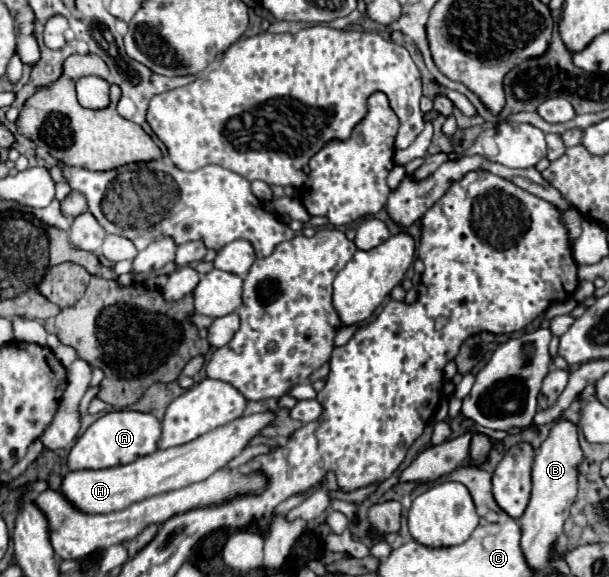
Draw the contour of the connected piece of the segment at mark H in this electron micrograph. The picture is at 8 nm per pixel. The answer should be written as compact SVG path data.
M274 412L240 416L228 424L196 438L190 444L168 448L168 450L158 450L154 454L148 454L148 456L134 460L132 464L104 468L104 470L70 472L62 480L60 492L72 504L76 504L76 508L80 508L82 512L114 512L114 510L126 508L128 504L134 504L136 500L144 500L148 496L156 496L162 492L184 488L188 484L206 480L208 476L212 476L212 472L224 468L232 458L236 458L248 446L248 442L260 430L270 426L274 422L274 418L276 418Z

